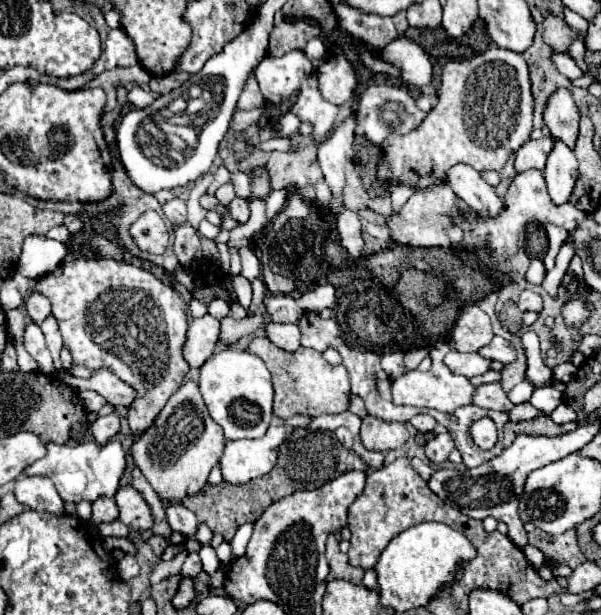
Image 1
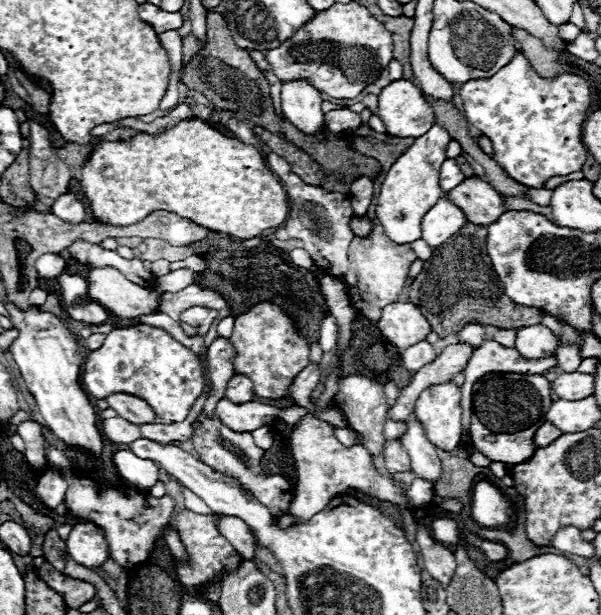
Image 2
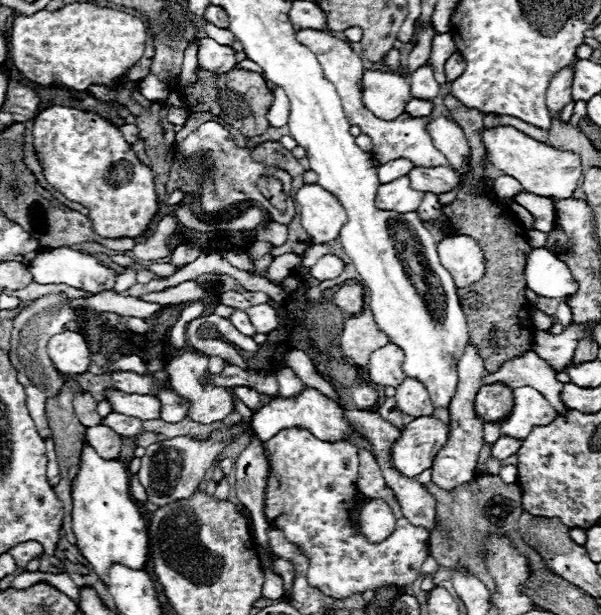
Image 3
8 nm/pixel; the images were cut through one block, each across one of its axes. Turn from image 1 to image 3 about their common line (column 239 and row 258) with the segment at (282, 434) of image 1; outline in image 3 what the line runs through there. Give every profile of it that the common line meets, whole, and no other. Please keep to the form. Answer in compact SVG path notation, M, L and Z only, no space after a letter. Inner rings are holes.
M470 236L444 238L438 244L438 256L442 266L452 274L458 288L470 286L484 276L484 254L478 242Z

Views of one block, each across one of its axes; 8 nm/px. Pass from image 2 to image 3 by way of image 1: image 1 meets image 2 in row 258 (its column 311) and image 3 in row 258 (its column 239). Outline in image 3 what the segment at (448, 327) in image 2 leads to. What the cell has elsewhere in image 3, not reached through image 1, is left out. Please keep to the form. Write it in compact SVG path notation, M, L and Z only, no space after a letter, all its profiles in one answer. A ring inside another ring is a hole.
M448 94L444 98L444 106L448 108L450 116L462 126L462 130L468 138L468 144L472 150L472 170L464 176L464 182L462 182L464 188L458 192L458 198L450 204L444 204L442 212L454 220L458 234L468 234L470 238L476 238L476 242L482 248L484 258L486 258L484 278L468 288L464 288L464 292L458 292L458 298L460 298L462 310L468 320L470 342L478 348L484 368L488 372L492 372L492 370L498 370L508 358L516 358L516 356L532 350L532 338L534 338L536 328L530 320L530 302L526 300L526 294L524 294L524 290L526 290L526 280L524 280L526 256L532 252L532 248L526 240L526 230L520 226L514 226L502 214L502 208L498 208L486 192L476 196L470 190L470 186L474 186L484 176L484 168L480 164L480 160L484 158L484 146L476 132L482 128L484 114L480 114L478 110L466 108L452 94Z

